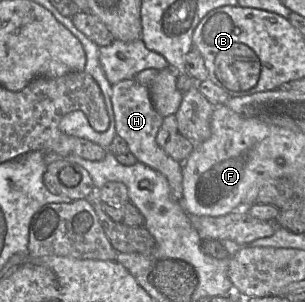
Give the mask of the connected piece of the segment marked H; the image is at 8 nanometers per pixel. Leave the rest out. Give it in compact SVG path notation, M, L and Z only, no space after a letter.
M134 78L113 85L112 106L115 115L116 134L128 144L131 152L139 162L163 174L168 181L173 200L177 201L185 212L182 187L182 164L168 156L156 141L157 133L163 123L162 117L154 108L149 87L139 84Z

